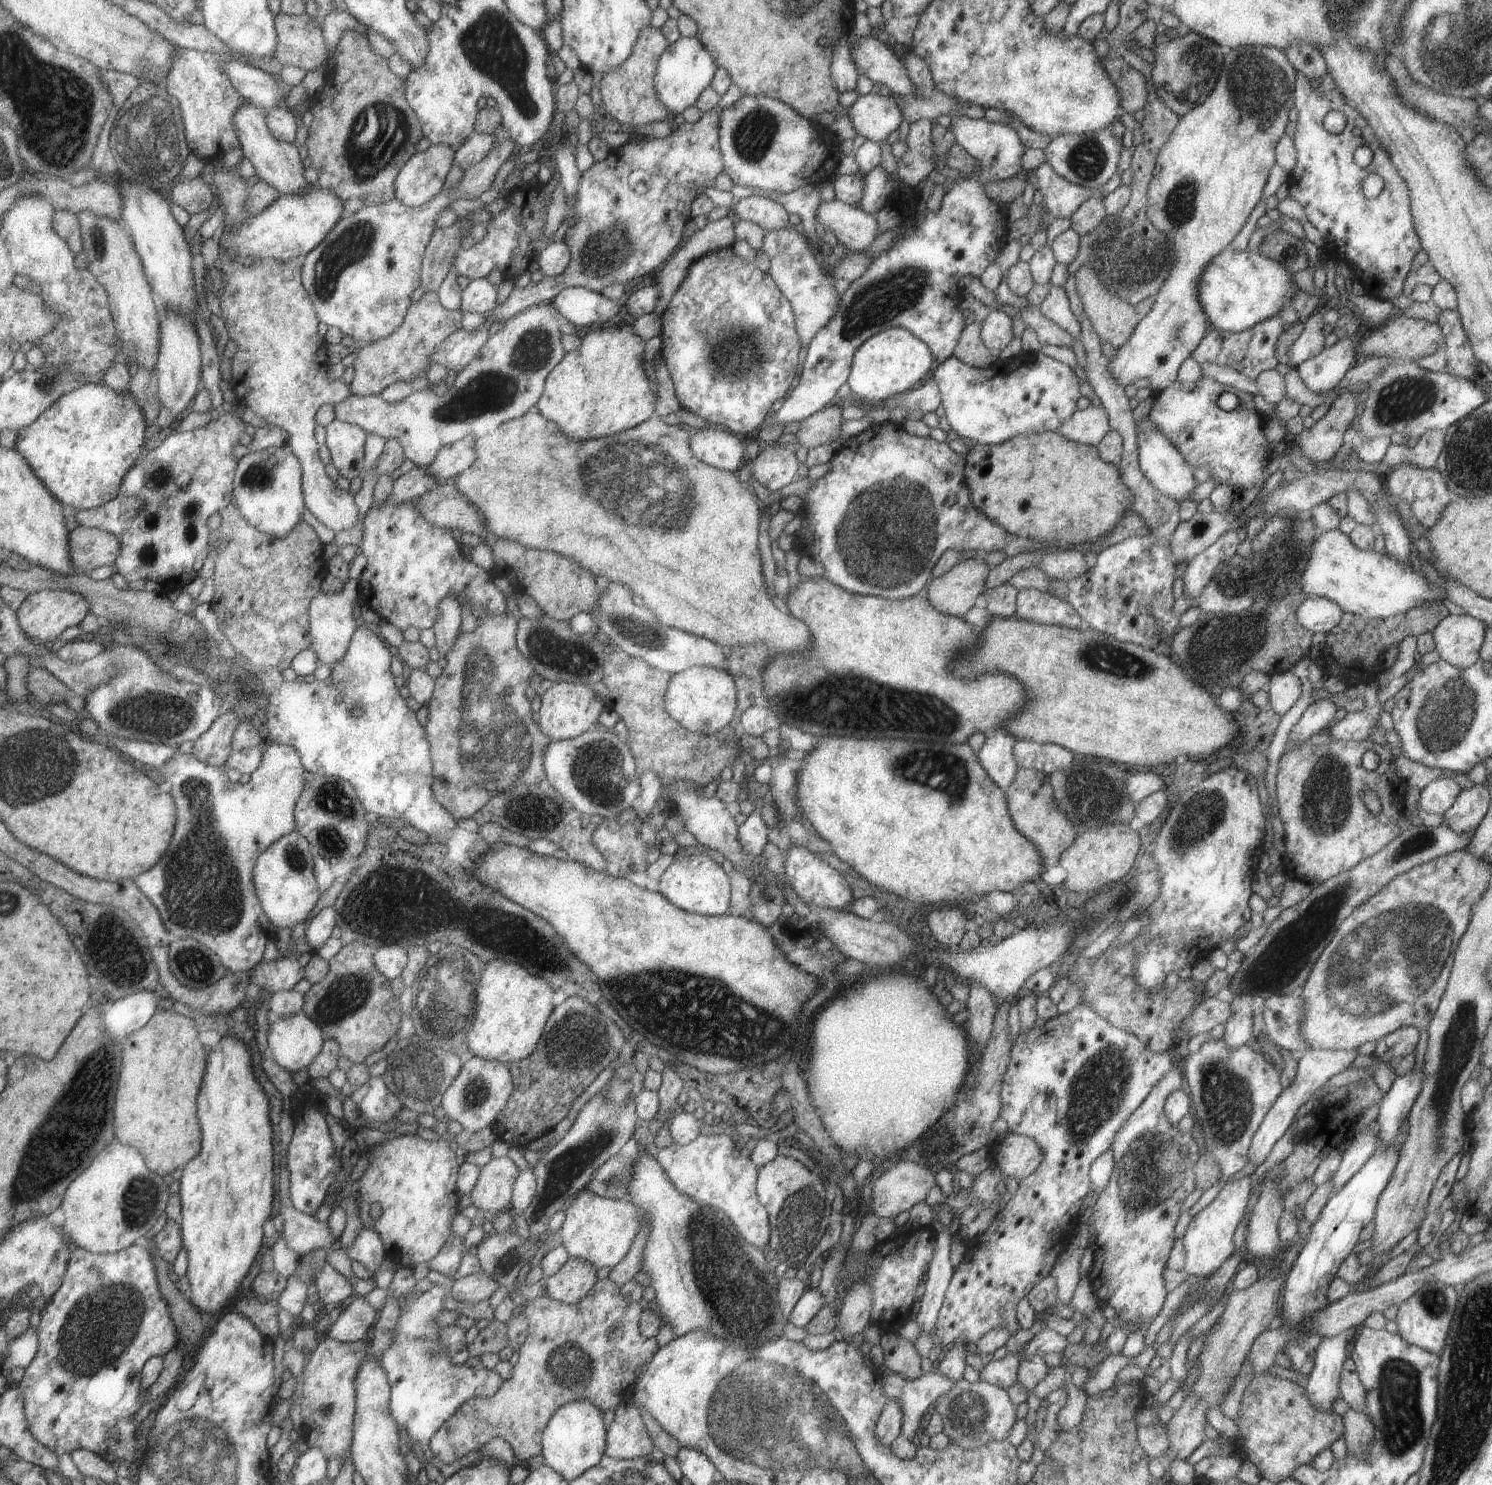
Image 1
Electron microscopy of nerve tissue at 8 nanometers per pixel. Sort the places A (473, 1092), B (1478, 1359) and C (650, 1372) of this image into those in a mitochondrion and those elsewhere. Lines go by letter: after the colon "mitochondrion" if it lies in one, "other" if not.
A: mitochondrion
B: mitochondrion
C: other

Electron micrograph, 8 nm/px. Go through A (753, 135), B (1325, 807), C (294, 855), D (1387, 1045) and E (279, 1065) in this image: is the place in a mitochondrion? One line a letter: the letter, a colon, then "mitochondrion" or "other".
A: mitochondrion
B: mitochondrion
C: mitochondrion
D: other
E: other

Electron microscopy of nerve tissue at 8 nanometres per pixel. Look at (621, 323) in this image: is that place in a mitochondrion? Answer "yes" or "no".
no

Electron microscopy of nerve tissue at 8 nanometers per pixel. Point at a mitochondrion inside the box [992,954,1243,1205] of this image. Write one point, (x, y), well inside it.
(1098, 1089)

